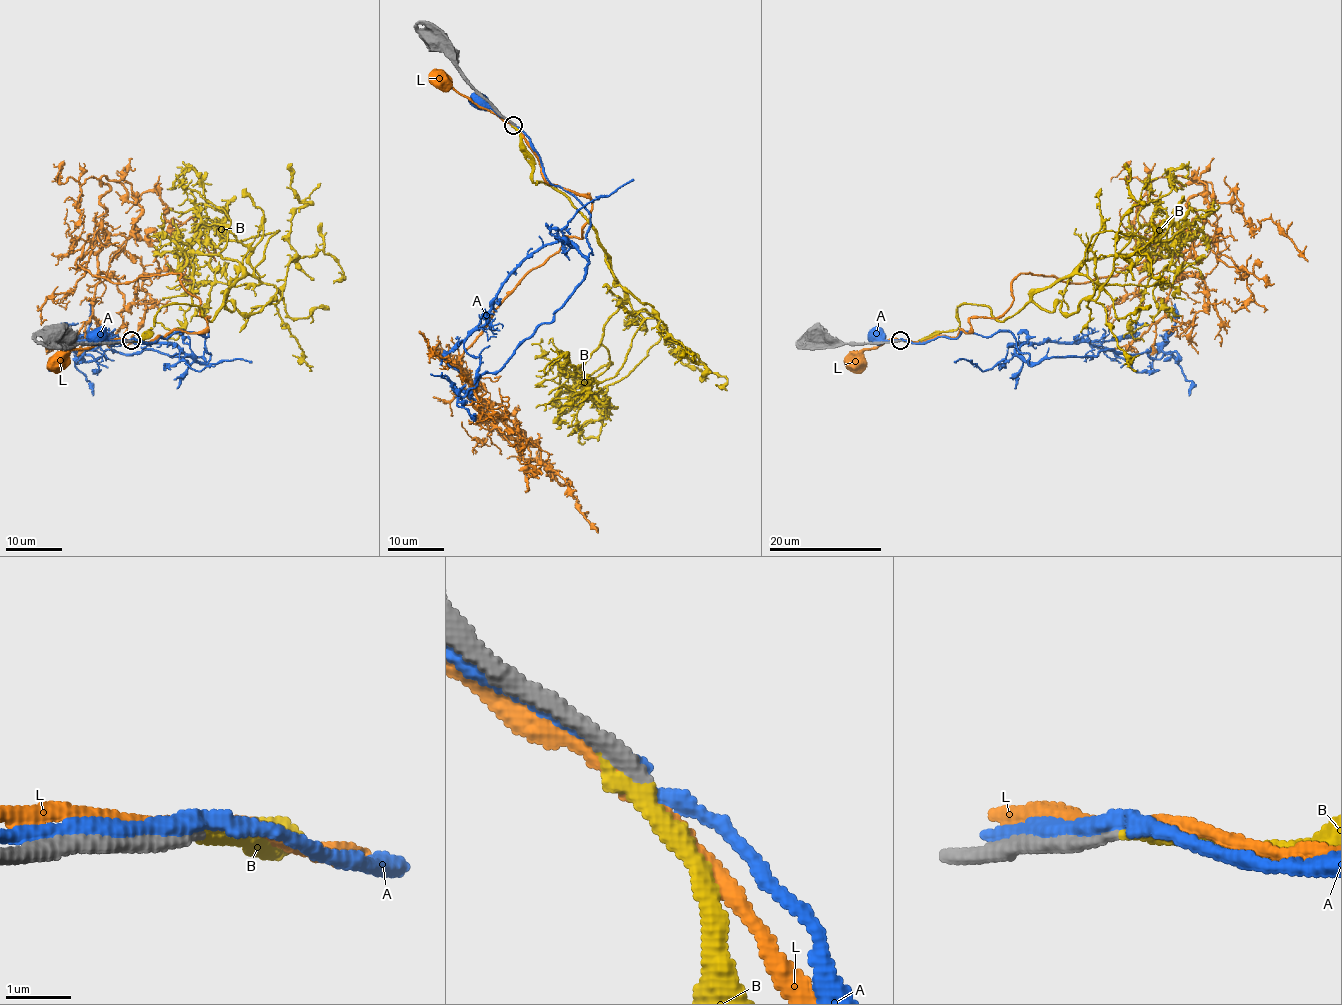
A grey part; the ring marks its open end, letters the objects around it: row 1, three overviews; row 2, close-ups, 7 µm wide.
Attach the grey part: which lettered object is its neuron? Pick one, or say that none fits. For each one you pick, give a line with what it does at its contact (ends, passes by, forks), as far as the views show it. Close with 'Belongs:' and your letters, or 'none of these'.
B: it ends
Belongs: B

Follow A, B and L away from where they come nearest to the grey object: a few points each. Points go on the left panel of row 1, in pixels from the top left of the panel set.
A: (126, 341), (99, 337)
B: (129, 341), (170, 304), (209, 321), (223, 301), (255, 314), (281, 297), (307, 205), (291, 163)
L: (129, 339), (209, 317), (178, 273), (113, 283), (77, 263), (86, 178), (154, 191), (215, 262)

